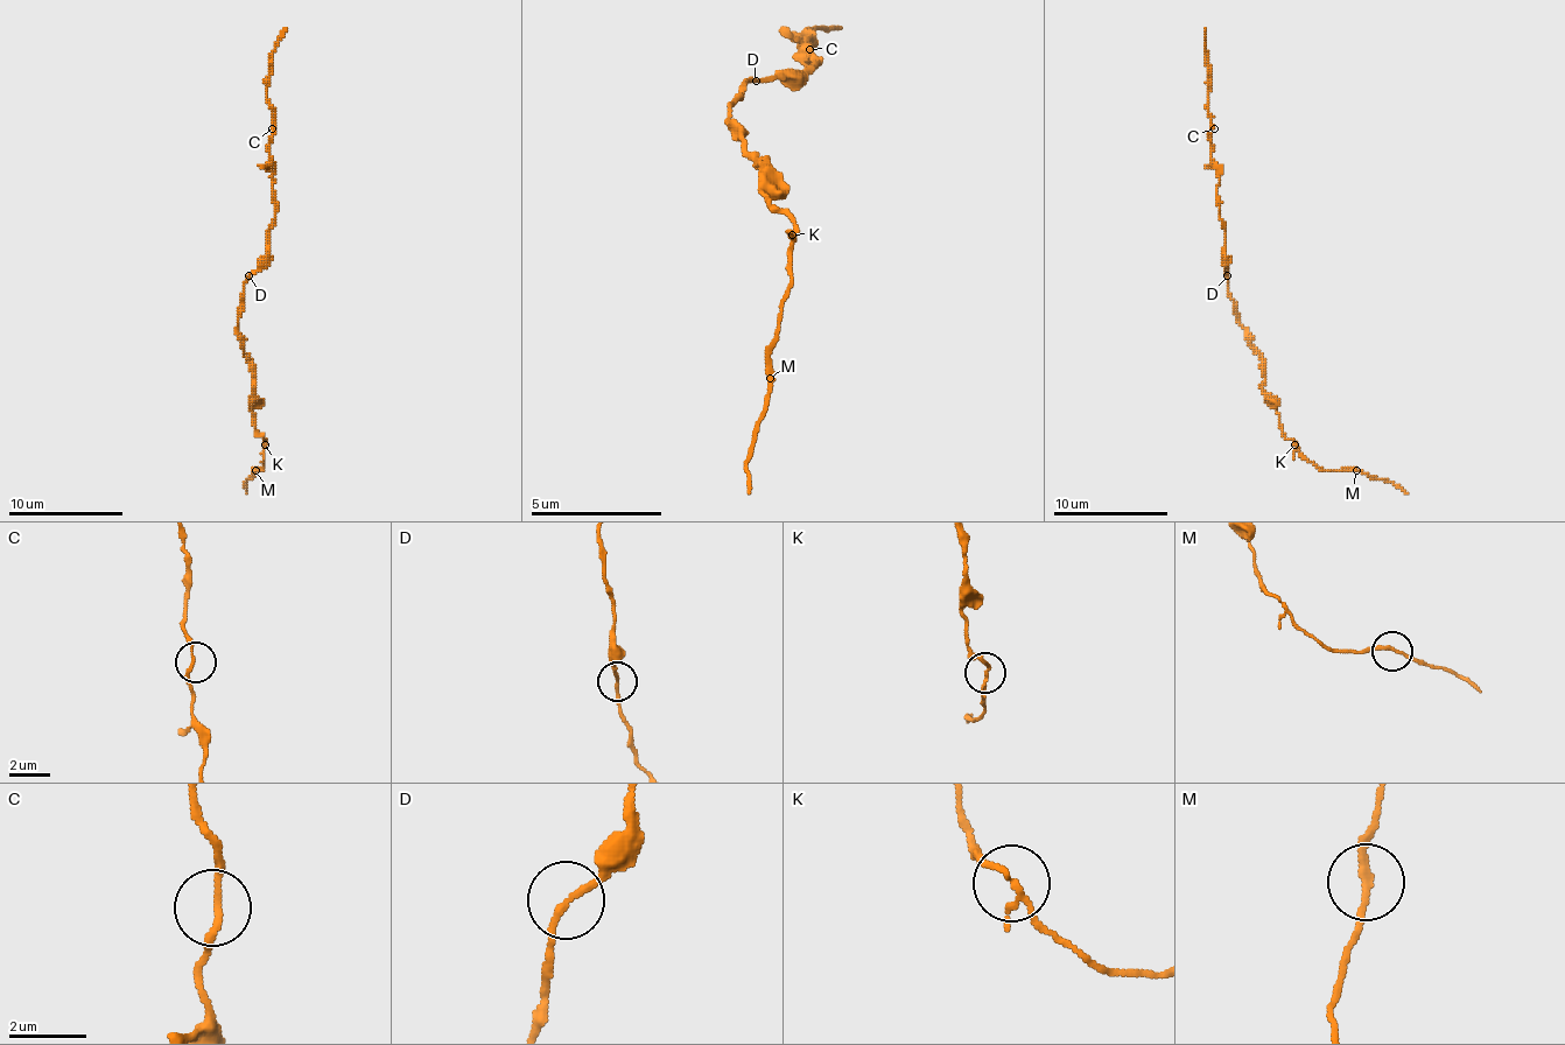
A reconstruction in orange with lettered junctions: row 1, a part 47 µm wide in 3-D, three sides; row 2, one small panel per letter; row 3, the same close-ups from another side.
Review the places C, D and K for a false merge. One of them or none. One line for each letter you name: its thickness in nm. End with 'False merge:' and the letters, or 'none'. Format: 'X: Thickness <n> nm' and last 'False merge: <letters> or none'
False merge: none

